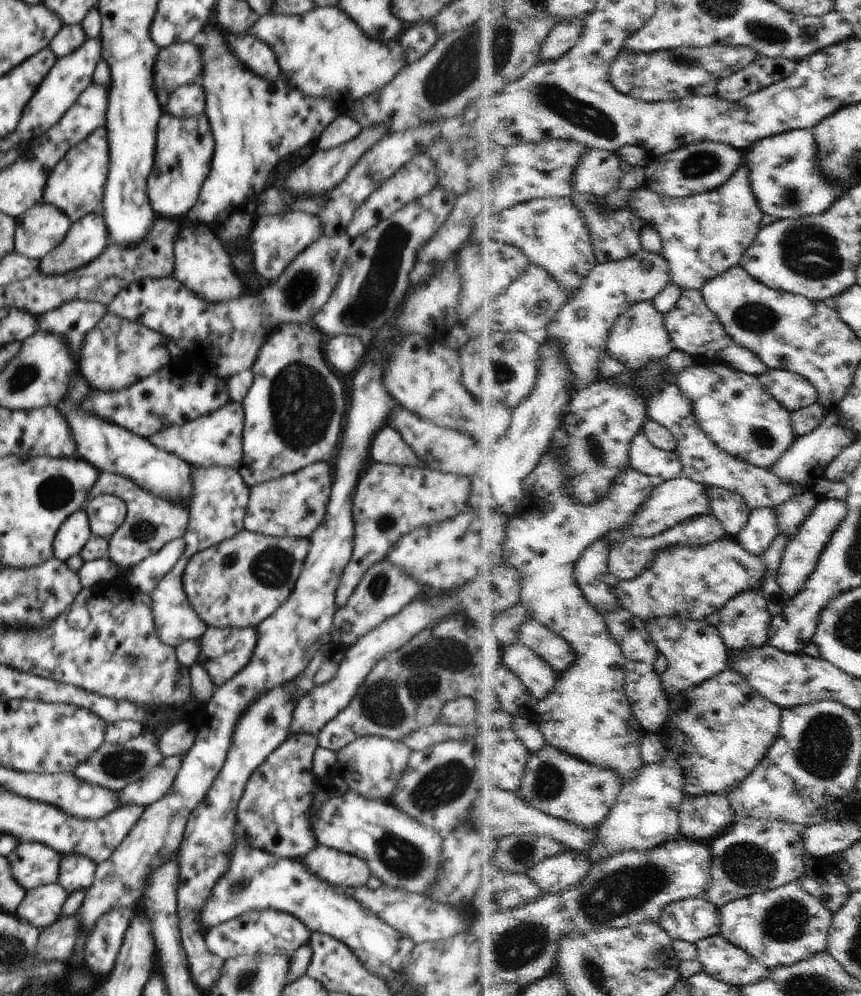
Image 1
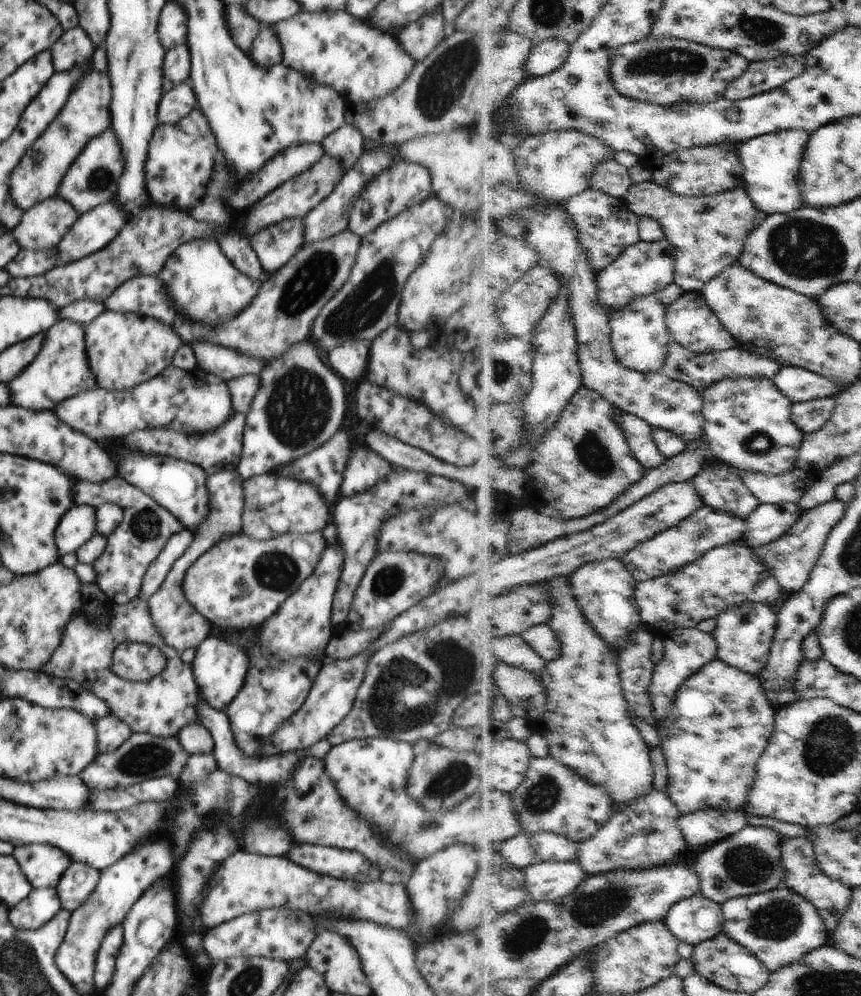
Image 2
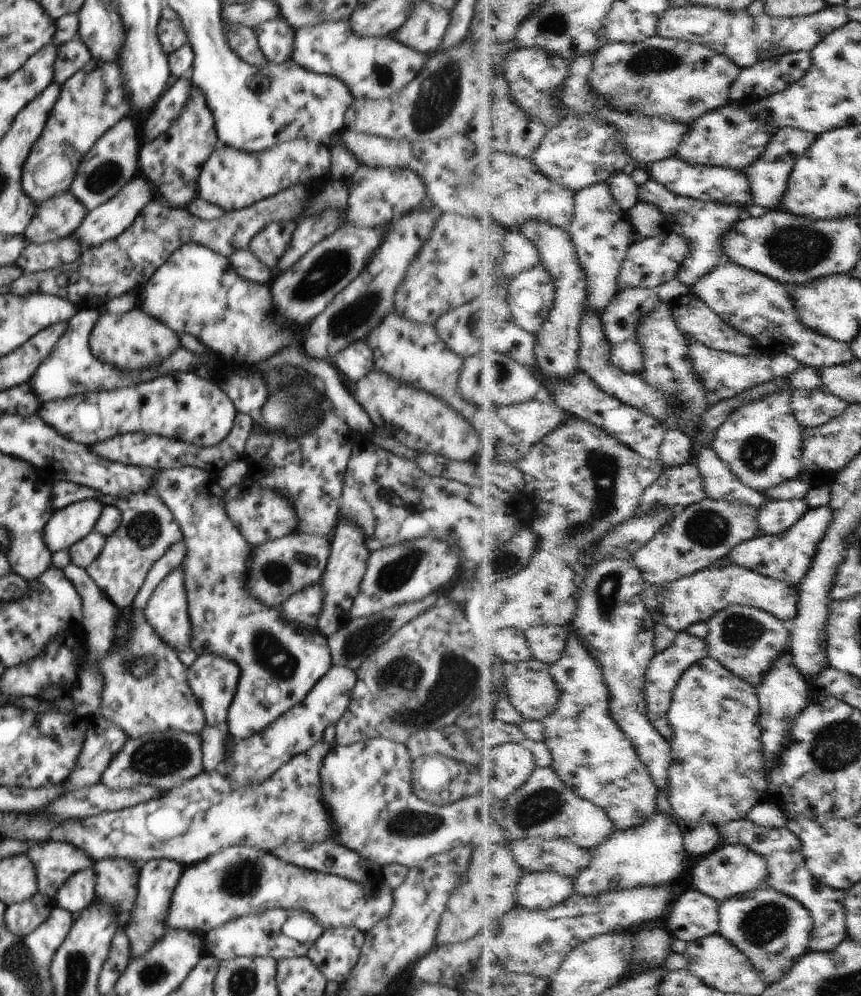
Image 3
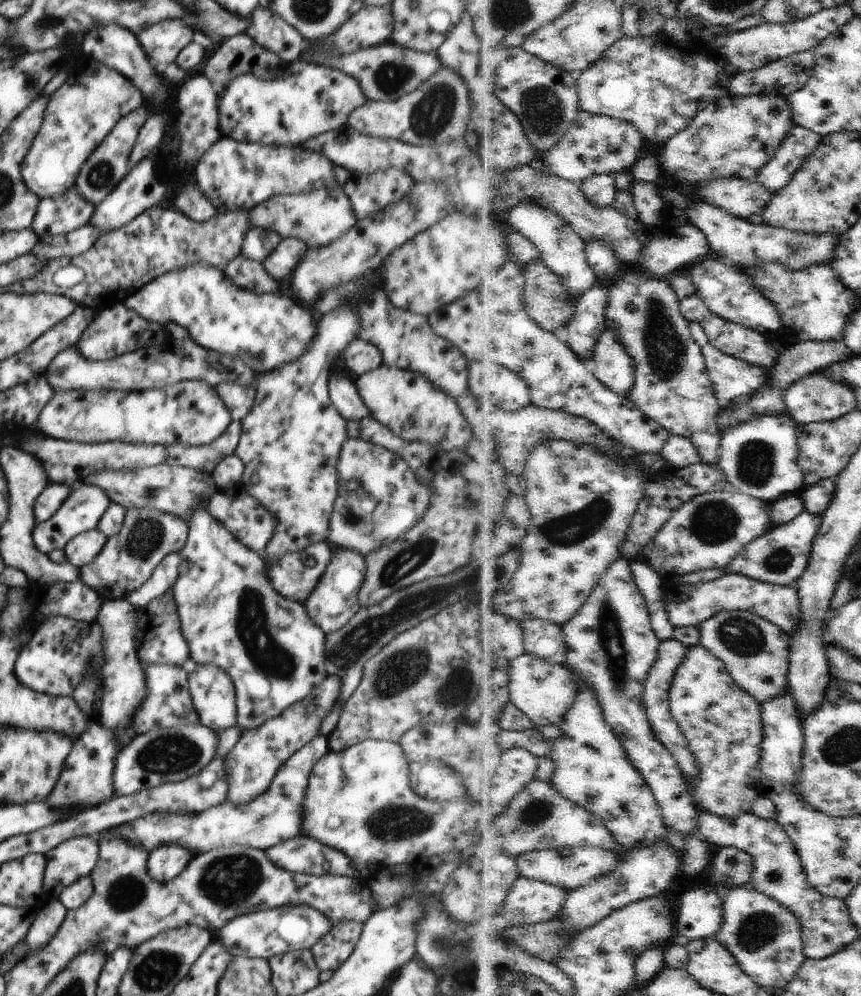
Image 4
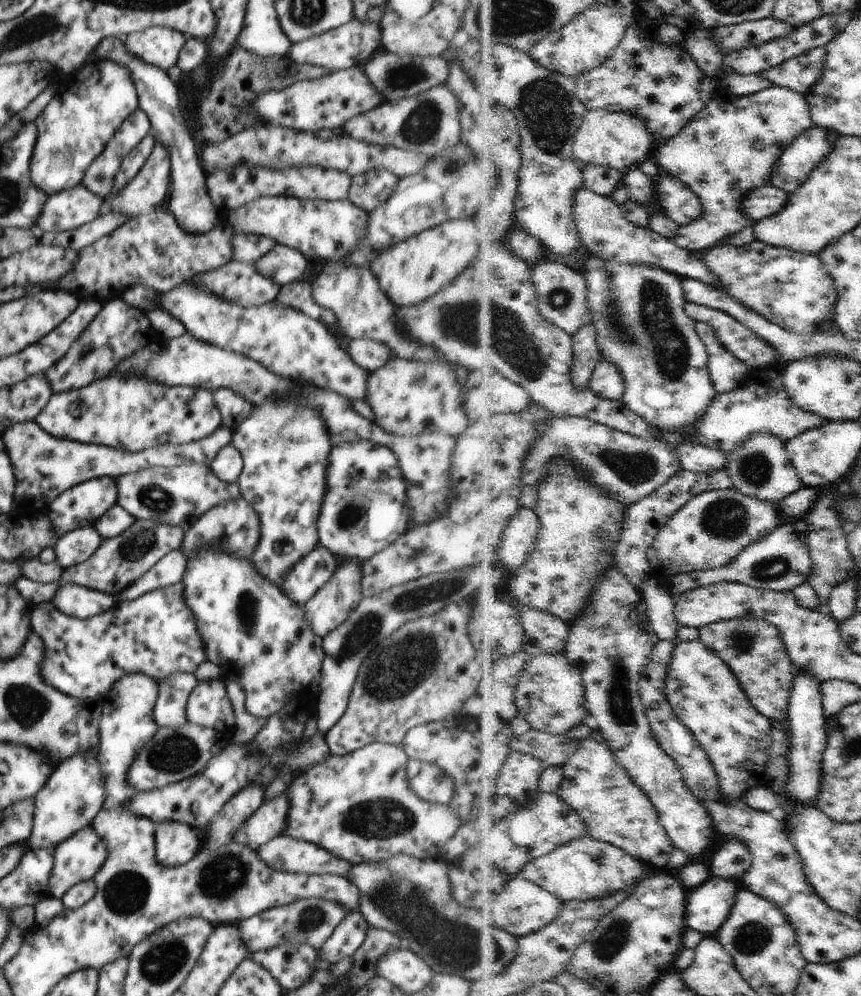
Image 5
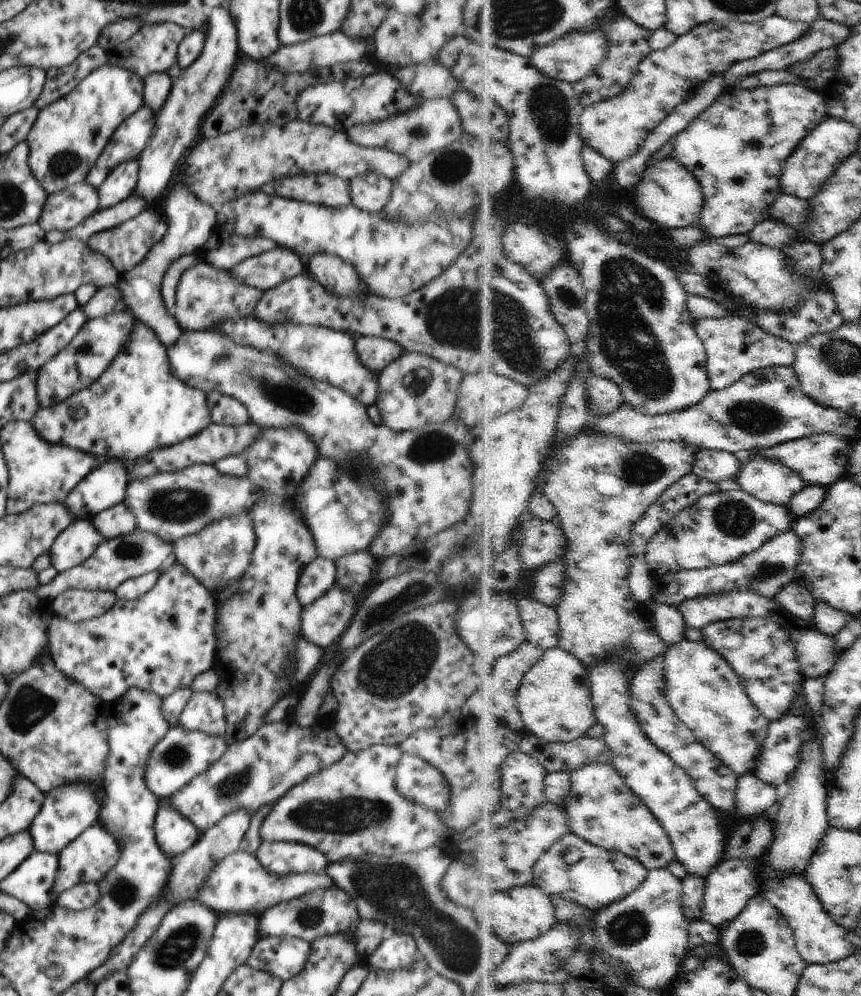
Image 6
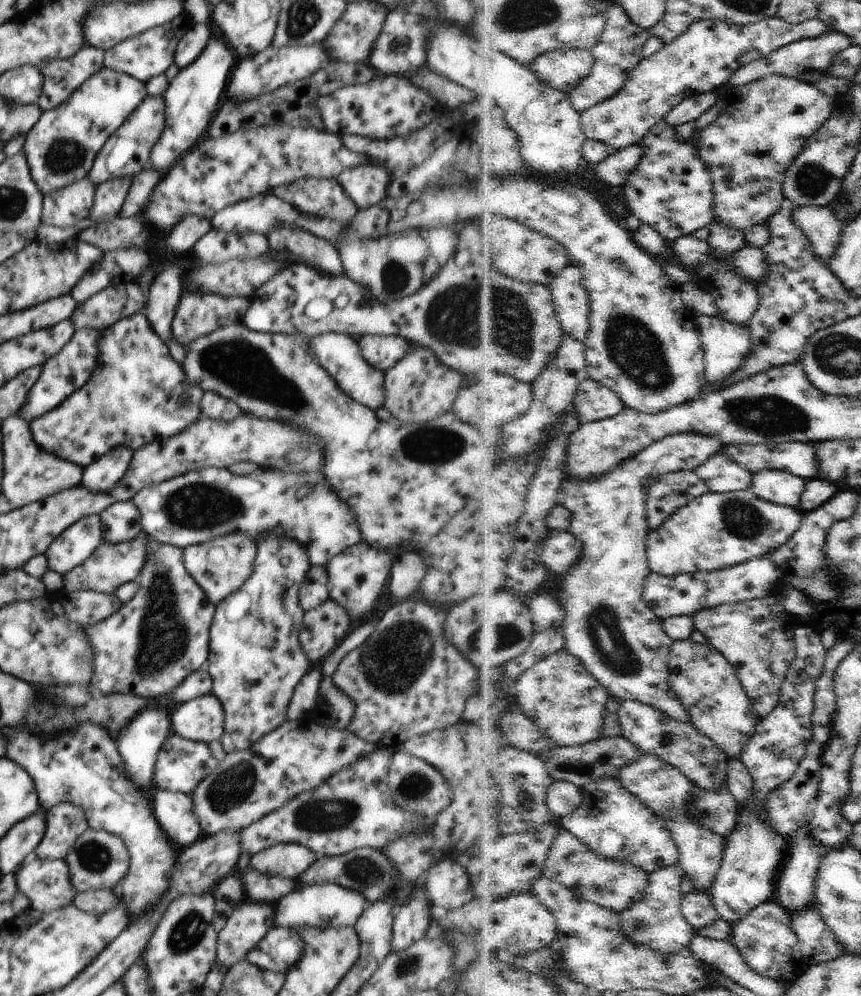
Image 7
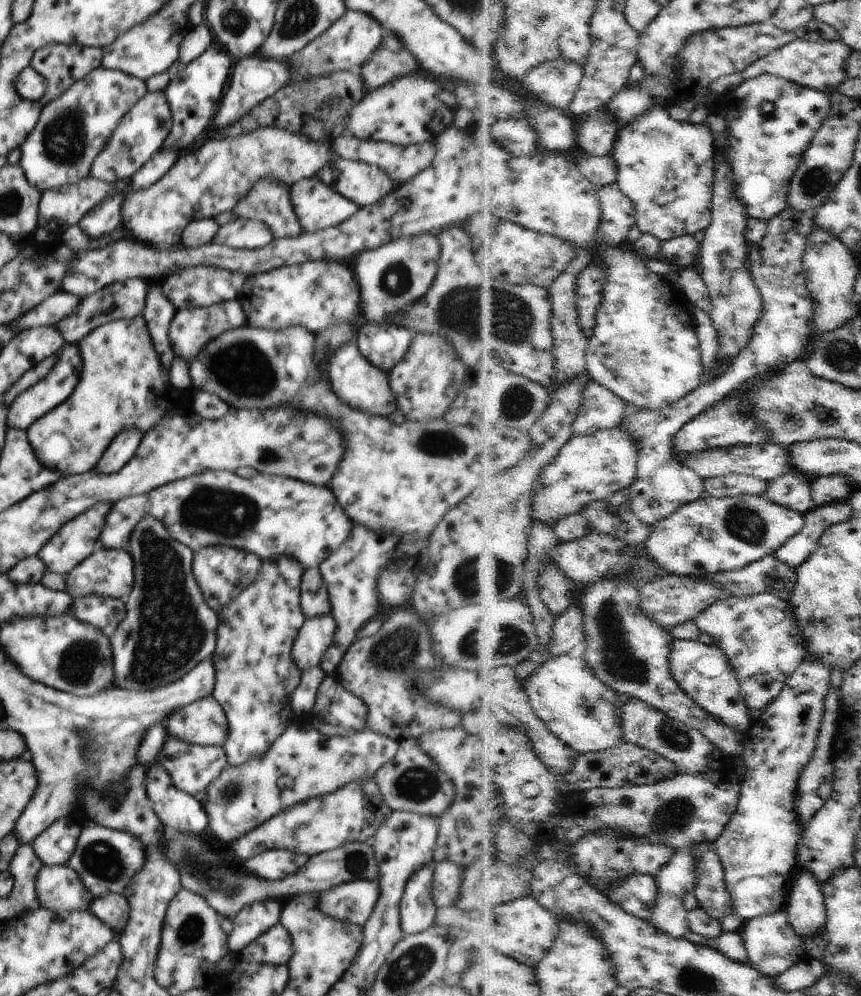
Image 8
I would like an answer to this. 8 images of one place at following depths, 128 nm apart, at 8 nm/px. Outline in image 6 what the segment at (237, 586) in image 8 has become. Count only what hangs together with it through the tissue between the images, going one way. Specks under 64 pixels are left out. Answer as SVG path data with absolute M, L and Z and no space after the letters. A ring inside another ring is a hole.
M248 513L210 523L199 533L175 542L172 558L186 567L211 593L234 585L247 571L255 547L254 526Z

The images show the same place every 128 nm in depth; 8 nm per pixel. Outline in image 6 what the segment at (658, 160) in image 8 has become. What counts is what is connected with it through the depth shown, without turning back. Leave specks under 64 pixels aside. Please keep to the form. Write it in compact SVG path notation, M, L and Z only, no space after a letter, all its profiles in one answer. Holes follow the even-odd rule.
M671 154L645 170L636 190L637 211L642 212L644 217L649 218L665 232L671 228L698 226L702 217L702 190L697 174Z

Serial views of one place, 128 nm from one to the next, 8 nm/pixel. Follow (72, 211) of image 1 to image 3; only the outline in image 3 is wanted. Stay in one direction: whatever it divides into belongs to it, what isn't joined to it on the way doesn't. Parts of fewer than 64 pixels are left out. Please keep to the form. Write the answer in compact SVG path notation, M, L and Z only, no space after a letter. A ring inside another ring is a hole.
M125 117L112 126L95 144L84 154L77 174L73 179L70 192L82 202L87 211L105 204L124 188L139 171L138 165L138 126L132 117Z

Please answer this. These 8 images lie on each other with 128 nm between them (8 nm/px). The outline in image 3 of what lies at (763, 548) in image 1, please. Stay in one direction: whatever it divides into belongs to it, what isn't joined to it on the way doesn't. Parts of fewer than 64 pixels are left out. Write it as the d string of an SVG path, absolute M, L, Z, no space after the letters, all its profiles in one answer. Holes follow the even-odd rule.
M774 500L767 501L760 510L760 530L762 535L788 533L797 526L811 507L808 500Z

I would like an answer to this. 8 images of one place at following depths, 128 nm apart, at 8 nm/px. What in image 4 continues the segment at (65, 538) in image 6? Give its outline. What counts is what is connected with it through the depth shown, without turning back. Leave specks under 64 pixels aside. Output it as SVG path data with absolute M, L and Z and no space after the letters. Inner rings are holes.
M97 528L76 535L63 548L65 559L79 569L96 558L106 541L107 536Z

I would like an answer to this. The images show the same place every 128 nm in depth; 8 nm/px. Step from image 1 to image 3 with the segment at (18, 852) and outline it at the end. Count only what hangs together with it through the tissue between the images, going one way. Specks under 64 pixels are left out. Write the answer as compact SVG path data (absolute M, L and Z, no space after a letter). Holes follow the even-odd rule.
M68 842L33 843L26 856L36 868L39 892L52 900L72 874L94 866L88 854Z

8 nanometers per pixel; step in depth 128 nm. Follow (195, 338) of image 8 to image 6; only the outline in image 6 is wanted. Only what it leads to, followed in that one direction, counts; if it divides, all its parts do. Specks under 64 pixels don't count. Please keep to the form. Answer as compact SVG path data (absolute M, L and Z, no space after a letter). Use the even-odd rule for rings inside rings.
M200 259L200 262L193 263L186 272L182 273L177 284L177 301L173 312L173 317L181 326L182 332L209 331L219 323L228 320L237 321L248 317L253 312L264 291L238 282L229 272L230 270L214 268L211 263Z

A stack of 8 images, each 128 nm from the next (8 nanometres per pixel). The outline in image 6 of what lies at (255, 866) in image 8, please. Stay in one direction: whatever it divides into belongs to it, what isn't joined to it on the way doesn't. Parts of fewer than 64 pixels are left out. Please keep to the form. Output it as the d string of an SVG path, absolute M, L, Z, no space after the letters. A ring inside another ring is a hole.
M274 841L262 842L254 853L260 864L271 873L322 873L330 864L327 856L306 844Z

